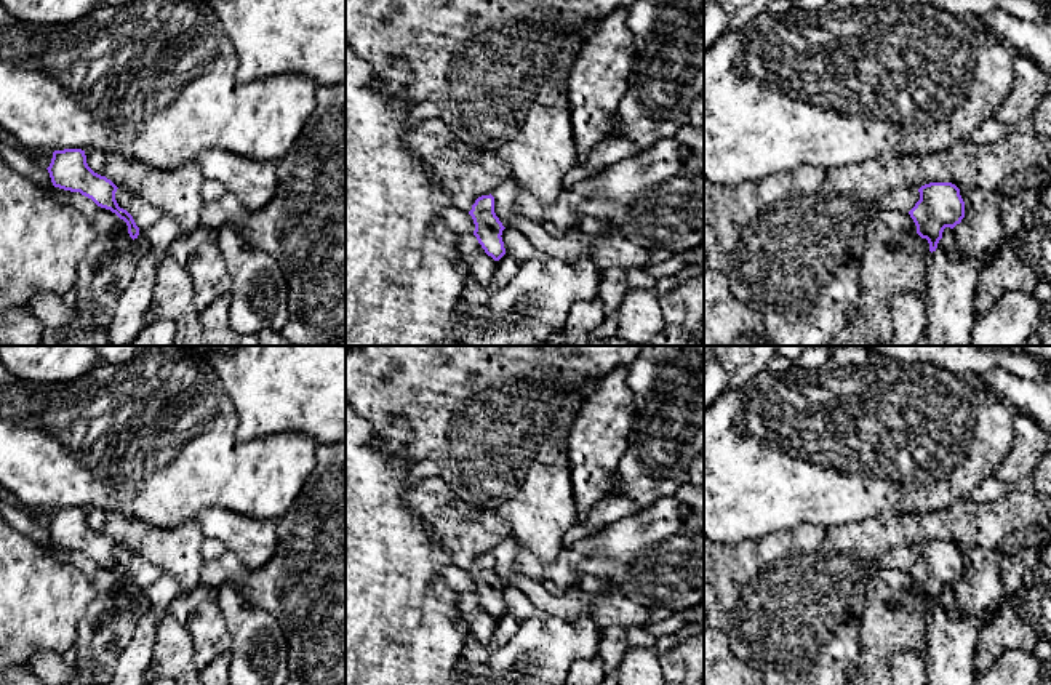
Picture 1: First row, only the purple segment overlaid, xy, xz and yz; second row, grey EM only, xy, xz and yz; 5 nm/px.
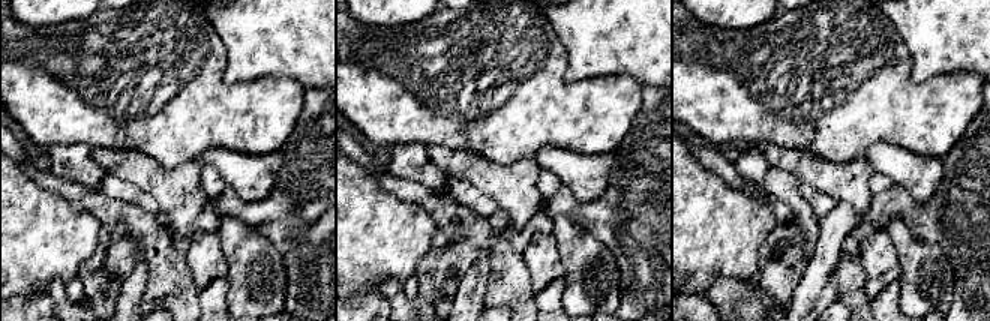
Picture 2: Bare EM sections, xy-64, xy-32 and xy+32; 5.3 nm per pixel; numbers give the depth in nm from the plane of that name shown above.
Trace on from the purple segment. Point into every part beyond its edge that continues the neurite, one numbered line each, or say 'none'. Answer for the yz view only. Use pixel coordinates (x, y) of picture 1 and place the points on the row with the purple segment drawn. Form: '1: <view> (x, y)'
1: yz (951, 284)

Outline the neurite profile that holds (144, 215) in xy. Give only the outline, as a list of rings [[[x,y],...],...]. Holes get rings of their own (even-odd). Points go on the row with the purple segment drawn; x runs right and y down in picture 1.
[[[123,187],[117,189],[115,200],[120,208],[126,210],[133,216],[139,229],[147,229],[163,214],[160,208],[147,203],[146,200]]]

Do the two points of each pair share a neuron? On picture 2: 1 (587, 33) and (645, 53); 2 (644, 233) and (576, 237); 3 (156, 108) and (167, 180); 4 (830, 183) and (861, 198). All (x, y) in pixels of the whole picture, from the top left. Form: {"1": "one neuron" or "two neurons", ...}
{"1": "one neuron", "2": "two neurons", "3": "two neurons", "4": "one neuron"}

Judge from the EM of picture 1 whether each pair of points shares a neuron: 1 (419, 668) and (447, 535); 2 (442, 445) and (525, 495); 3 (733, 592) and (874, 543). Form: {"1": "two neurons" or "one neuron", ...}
{"1": "two neurons", "2": "one neuron", "3": "one neuron"}

